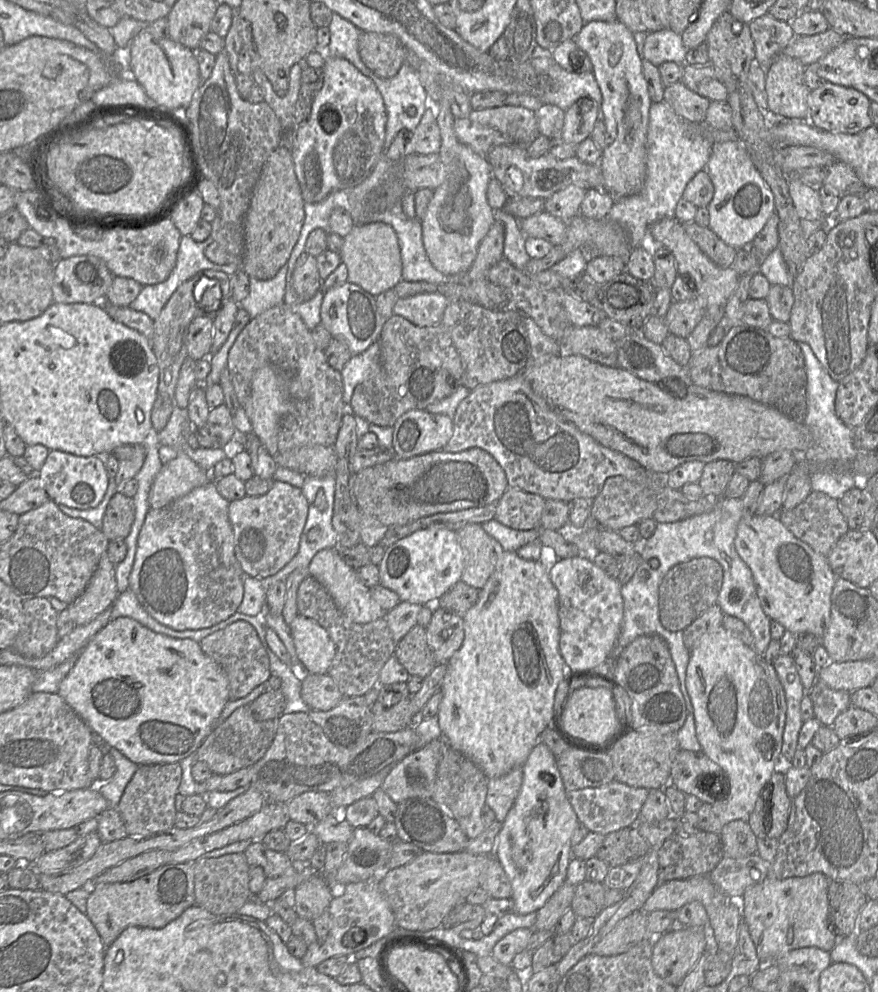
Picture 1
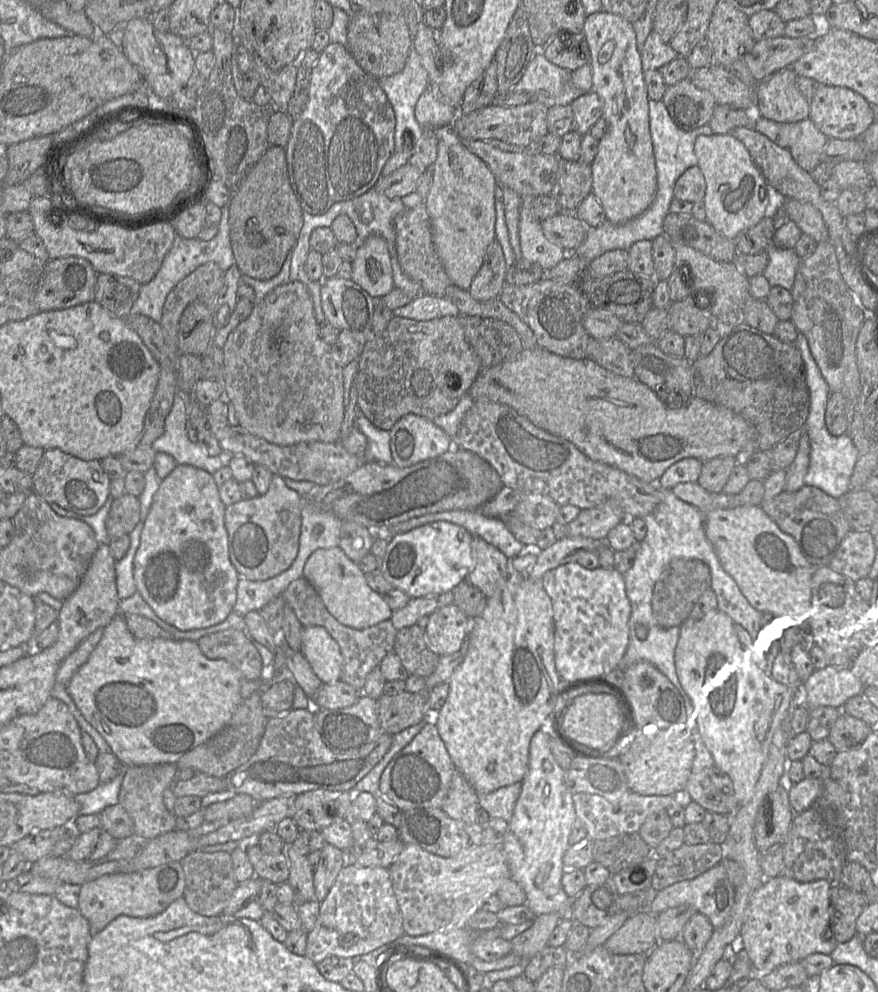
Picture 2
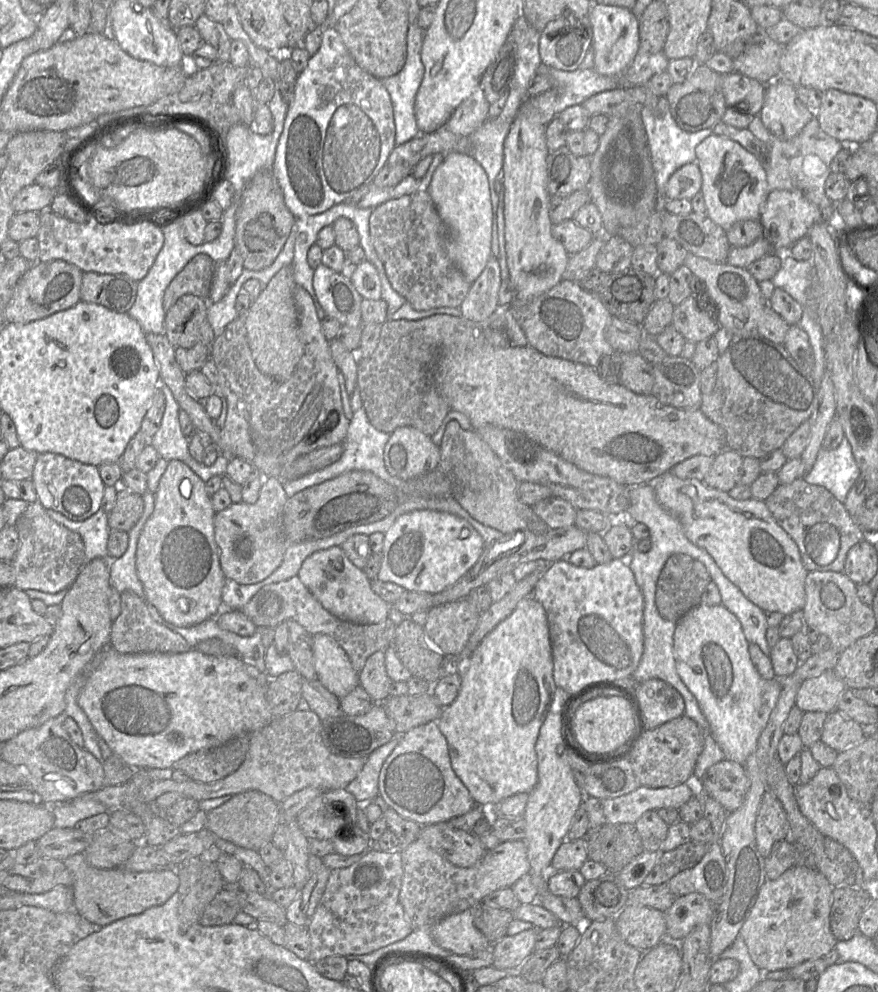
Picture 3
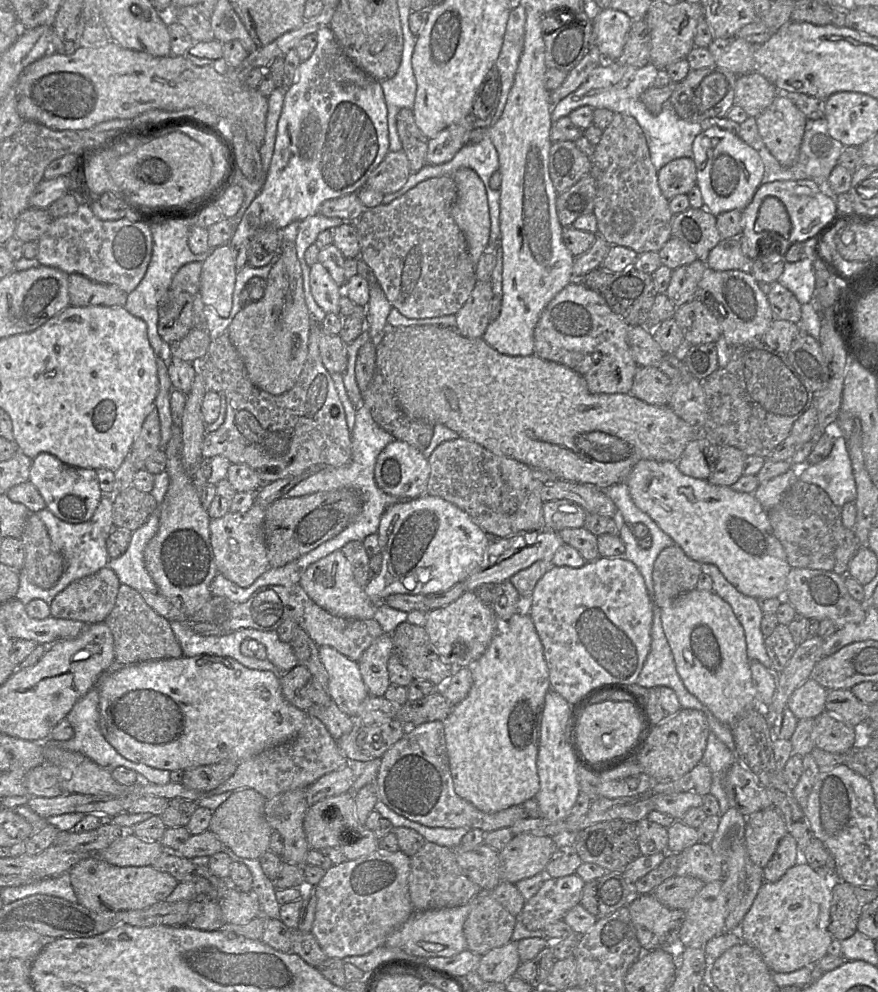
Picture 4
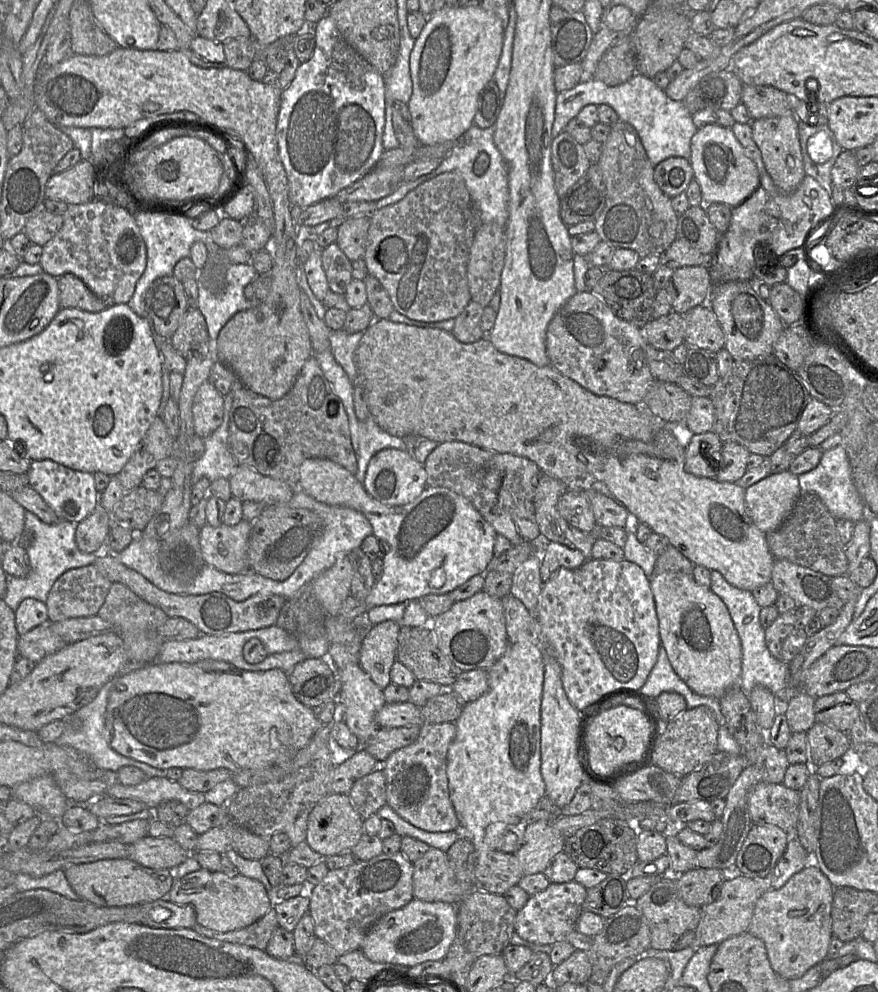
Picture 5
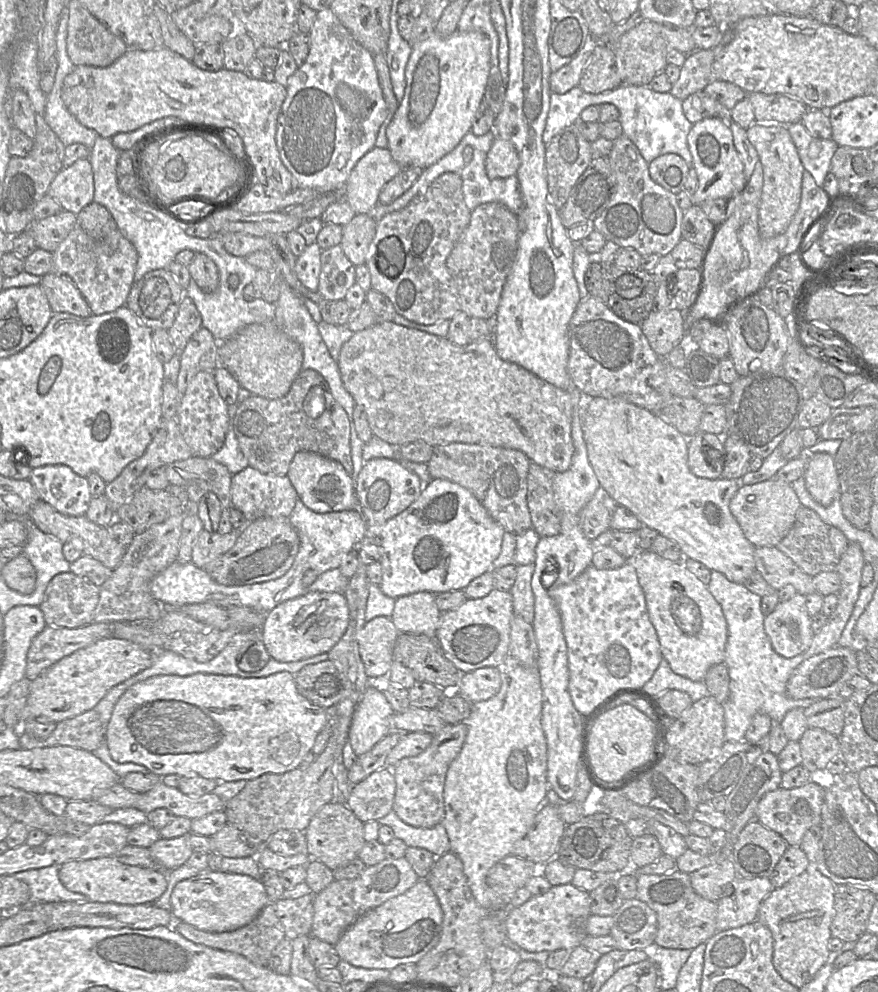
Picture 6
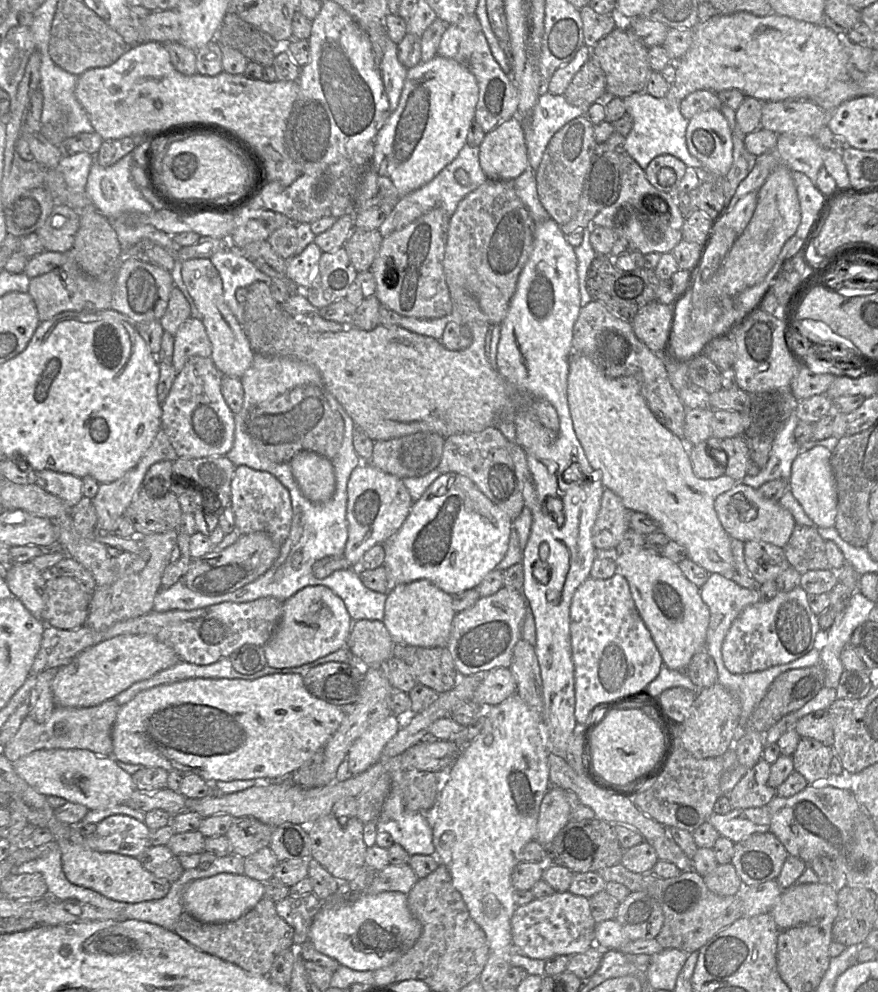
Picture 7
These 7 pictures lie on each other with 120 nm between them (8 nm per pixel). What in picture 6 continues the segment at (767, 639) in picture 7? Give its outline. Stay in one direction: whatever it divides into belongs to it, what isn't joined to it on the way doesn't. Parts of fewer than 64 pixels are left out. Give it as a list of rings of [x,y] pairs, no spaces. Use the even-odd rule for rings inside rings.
[[[796,593],[791,599],[779,602],[774,611],[764,617],[764,629],[774,651],[785,658],[804,653],[815,635],[805,600],[804,595]]]

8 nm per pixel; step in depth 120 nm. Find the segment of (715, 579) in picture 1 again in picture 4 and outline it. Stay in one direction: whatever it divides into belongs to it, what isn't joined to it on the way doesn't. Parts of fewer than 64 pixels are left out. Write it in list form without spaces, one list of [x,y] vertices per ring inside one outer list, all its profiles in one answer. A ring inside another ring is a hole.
[[[677,545],[663,549],[653,567],[655,603],[668,607],[678,596],[697,588],[702,564],[689,558]]]

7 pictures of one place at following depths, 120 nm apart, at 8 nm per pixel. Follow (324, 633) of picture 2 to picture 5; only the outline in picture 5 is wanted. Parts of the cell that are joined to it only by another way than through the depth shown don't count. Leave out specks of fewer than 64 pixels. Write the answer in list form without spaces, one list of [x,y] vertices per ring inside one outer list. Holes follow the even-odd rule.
[[[349,664],[338,671],[341,682],[339,697],[345,705],[345,723],[350,731],[358,738],[360,746],[367,743],[379,729],[375,716],[386,704],[383,690],[381,690],[363,670],[360,664]]]

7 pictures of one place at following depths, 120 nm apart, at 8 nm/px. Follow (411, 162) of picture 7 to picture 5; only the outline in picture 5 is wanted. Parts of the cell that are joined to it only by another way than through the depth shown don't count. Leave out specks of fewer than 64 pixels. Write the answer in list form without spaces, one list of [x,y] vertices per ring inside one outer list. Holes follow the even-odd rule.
[[[447,4],[428,17],[410,54],[413,90],[407,103],[421,145],[456,140],[474,124],[479,94],[494,79],[503,40],[500,18],[480,6]]]

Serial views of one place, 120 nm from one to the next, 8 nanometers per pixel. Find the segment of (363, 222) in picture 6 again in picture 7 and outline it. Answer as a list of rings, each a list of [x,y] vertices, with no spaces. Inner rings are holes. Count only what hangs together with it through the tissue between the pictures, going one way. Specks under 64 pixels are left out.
[[[354,228],[344,244],[346,253],[357,272],[368,271],[377,256],[383,237],[378,229],[365,231]]]

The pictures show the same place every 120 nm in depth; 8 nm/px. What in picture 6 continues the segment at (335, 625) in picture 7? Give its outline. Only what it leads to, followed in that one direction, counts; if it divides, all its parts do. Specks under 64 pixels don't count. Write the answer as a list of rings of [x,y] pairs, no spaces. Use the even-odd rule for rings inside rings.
[[[307,592],[280,603],[266,614],[261,628],[262,641],[272,659],[294,662],[328,653],[342,638],[349,624],[349,607],[345,594]]]

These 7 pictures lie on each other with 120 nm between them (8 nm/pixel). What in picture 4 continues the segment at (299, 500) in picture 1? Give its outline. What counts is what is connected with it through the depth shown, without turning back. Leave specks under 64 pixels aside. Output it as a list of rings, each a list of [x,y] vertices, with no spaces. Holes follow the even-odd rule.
[[[254,503],[244,513],[227,512],[223,517],[211,519],[210,541],[219,574],[242,588],[250,586],[270,568],[265,543],[264,520],[266,507]]]

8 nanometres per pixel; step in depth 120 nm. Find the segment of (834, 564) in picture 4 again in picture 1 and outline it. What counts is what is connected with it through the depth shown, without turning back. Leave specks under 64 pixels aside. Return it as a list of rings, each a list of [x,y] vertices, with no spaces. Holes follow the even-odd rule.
[[[811,491],[807,498],[793,509],[782,509],[778,518],[798,539],[808,544],[816,553],[827,557],[849,527],[840,512],[838,500],[818,491]]]

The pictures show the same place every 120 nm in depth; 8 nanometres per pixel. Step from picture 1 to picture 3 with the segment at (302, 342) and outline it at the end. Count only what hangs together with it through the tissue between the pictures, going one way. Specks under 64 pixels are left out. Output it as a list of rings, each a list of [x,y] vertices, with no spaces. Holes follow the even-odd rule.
[[[296,285],[293,297],[298,310],[304,353],[287,381],[276,381],[261,373],[257,368],[247,340],[244,314],[238,314],[226,326],[222,334],[215,337],[209,348],[209,357],[214,361],[218,370],[218,384],[215,389],[219,389],[223,394],[228,407],[216,447],[225,456],[239,457],[248,461],[263,477],[279,477],[284,466],[290,465],[298,457],[319,448],[342,443],[350,424],[342,406],[338,381],[340,371],[332,358],[329,341],[323,334],[321,320],[317,316],[313,299],[299,285]]]

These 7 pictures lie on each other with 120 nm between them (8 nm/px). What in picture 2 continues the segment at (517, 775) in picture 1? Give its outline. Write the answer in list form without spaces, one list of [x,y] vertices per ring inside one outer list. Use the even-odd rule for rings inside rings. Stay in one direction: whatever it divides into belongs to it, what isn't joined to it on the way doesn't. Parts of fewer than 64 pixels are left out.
[[[517,782],[491,793],[479,795],[479,808],[484,809],[490,819],[500,818],[508,822],[520,795],[521,785],[521,782]]]

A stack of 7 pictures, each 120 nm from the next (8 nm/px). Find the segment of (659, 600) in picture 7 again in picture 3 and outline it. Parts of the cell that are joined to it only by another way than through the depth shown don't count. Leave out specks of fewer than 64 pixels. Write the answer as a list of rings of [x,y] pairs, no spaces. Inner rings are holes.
[[[700,603],[699,605],[691,609],[689,612],[687,612],[676,623],[676,628],[674,632],[674,659],[679,676],[681,677],[682,681],[689,689],[689,691],[696,698],[700,708],[702,709],[706,719],[709,722],[711,734],[714,740],[717,742],[717,744],[724,752],[726,759],[744,764],[745,761],[748,759],[748,757],[756,751],[758,747],[758,740],[761,736],[761,733],[765,729],[769,717],[778,702],[779,696],[783,689],[781,679],[775,677],[773,679],[767,680],[761,677],[757,668],[755,667],[755,665],[751,660],[749,652],[749,642],[747,641],[744,635],[740,621],[723,604],[709,606]]]

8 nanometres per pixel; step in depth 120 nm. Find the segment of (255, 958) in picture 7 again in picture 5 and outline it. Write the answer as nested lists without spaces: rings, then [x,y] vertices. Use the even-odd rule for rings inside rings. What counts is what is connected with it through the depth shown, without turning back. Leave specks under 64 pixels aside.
[[[271,908],[262,918],[246,928],[230,932],[218,932],[196,924],[197,933],[219,941],[250,946],[265,951],[274,930],[278,927],[276,911]]]

